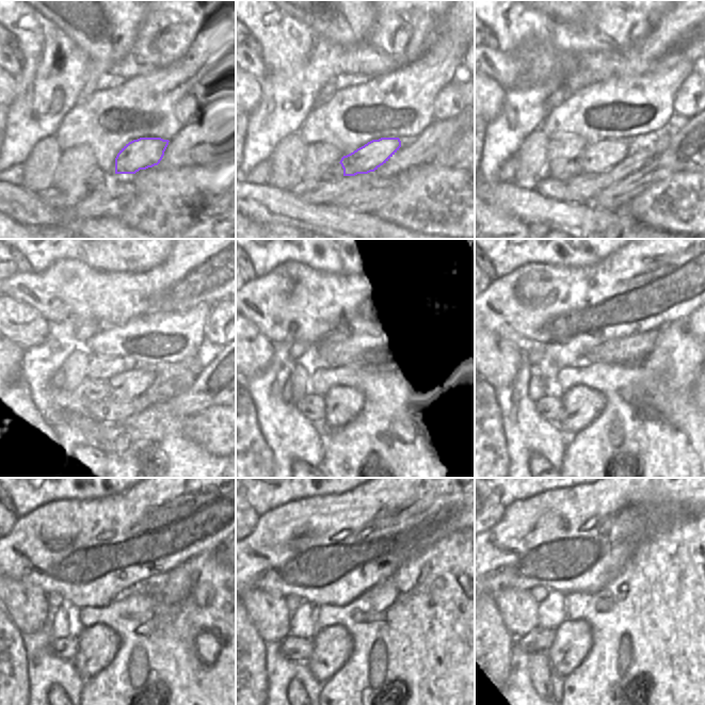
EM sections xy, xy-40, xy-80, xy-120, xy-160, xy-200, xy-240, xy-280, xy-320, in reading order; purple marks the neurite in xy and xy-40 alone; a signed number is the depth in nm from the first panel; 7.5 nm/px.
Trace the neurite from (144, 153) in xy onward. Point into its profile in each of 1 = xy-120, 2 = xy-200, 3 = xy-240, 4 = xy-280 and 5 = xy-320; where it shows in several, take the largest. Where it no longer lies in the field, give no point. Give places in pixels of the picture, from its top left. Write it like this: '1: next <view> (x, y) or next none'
1: next xy-120 (116, 407)
2: next xy-200 (581, 404)
3: next xy-240 (98, 644)
4: next xy-280 (333, 645)
5: next xy-320 (571, 641)

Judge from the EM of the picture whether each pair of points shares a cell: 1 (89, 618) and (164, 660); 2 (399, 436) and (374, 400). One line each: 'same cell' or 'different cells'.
1: same cell
2: same cell

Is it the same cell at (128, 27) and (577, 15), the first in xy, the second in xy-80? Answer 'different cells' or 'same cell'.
same cell

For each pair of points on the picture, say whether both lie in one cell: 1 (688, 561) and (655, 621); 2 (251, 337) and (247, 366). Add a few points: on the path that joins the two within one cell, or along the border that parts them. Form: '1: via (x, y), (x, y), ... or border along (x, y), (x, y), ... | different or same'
1: via (688, 576), (688, 588), (670, 606) | same
2: via (247, 345), (247, 358) | same

